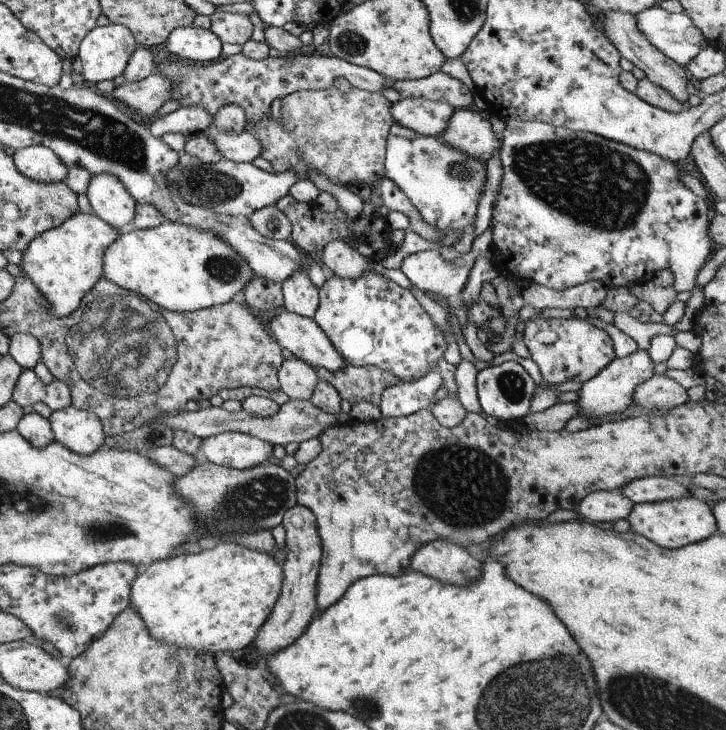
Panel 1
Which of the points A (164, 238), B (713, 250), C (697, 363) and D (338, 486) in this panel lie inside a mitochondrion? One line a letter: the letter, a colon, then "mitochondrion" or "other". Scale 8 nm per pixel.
A: other
B: other
C: other
D: other

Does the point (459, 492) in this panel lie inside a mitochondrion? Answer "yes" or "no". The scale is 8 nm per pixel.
yes

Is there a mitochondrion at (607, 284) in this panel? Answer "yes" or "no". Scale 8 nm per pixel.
no

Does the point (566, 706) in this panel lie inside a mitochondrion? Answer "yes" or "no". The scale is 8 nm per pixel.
yes

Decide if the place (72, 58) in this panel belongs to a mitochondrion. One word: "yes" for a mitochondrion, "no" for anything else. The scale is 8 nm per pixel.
no

